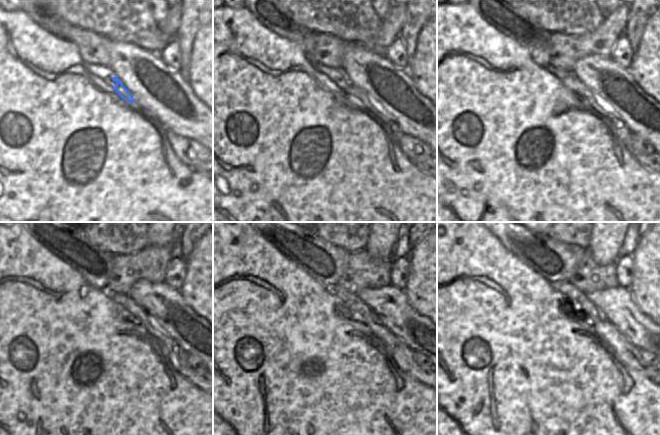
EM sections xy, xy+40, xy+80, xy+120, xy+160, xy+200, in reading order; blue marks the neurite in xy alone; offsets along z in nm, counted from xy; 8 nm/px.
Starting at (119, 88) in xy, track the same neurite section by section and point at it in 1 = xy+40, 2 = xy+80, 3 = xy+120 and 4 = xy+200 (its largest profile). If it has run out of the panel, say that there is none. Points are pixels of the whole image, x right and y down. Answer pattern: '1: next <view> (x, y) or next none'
1: next xy+40 (346, 85)
2: next xy+80 (570, 81)
3: next xy+120 (178, 357)
4: next xy+200 (629, 355)

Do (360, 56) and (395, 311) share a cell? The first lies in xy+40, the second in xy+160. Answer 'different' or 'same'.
same

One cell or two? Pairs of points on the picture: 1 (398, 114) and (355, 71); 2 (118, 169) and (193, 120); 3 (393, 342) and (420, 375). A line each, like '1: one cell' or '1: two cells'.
1: one cell
2: two cells
3: one cell

